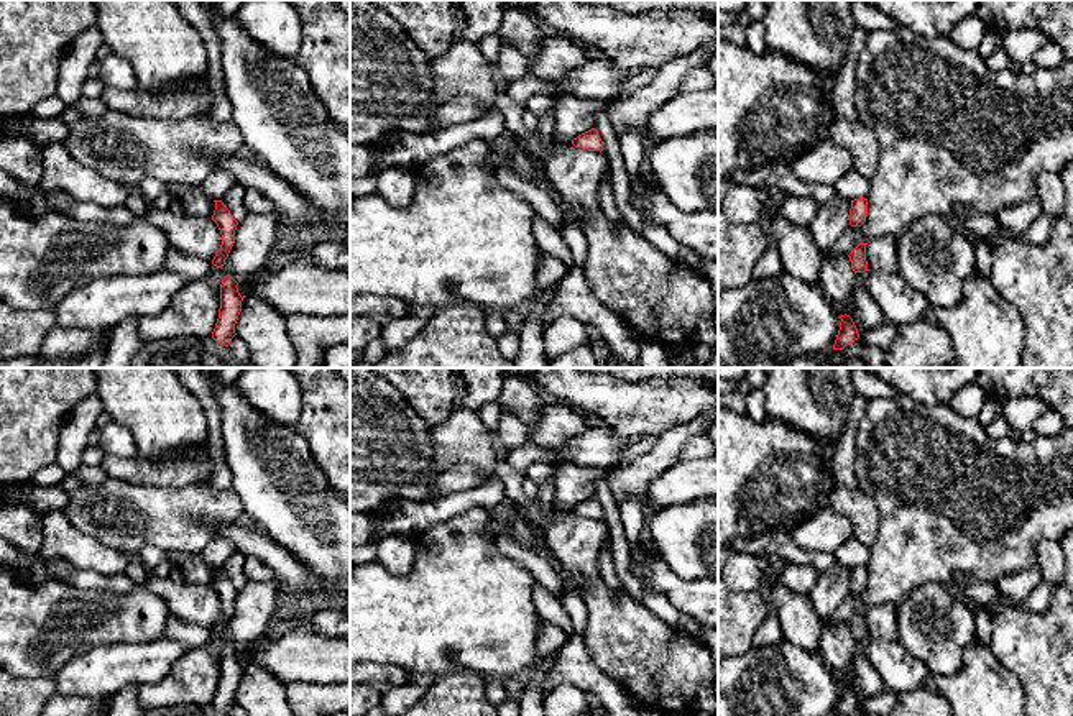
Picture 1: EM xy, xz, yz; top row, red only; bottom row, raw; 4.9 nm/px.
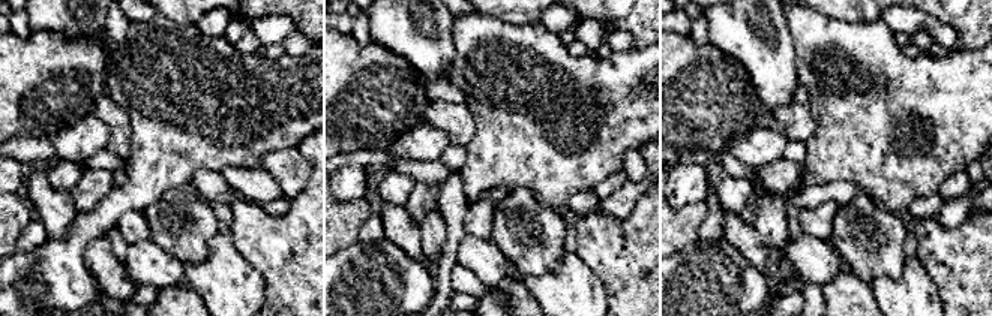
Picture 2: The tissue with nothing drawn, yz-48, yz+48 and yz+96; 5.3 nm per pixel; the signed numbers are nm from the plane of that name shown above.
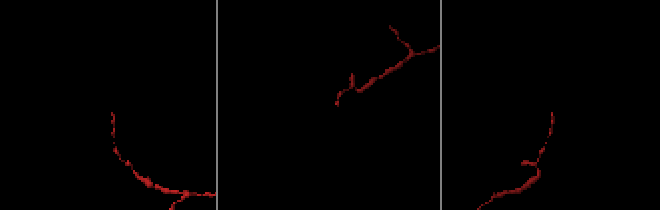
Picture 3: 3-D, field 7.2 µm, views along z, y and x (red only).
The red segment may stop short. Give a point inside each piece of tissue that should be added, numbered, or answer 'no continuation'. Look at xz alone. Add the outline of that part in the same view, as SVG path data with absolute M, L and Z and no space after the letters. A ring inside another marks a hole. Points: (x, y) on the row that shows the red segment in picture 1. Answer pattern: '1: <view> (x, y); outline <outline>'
no continuation

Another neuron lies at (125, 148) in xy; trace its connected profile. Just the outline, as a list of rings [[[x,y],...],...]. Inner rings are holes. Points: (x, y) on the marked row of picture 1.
[[[107,110],[97,118],[82,117],[71,125],[62,145],[79,164],[97,169],[130,190],[136,190],[146,177],[154,177],[166,186],[200,186],[215,171],[212,161],[205,158],[207,153],[214,158],[246,153],[243,136],[232,120],[219,122],[210,115],[197,115],[171,122],[115,110]]]

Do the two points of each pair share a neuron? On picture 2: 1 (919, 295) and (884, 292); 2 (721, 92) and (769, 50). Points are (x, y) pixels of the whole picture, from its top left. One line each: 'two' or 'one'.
1: one
2: two

